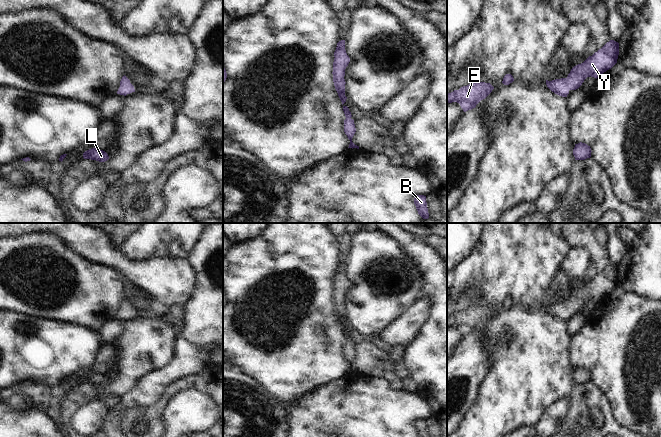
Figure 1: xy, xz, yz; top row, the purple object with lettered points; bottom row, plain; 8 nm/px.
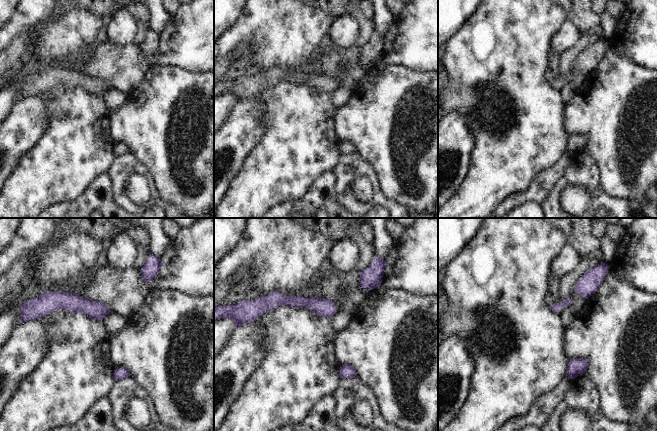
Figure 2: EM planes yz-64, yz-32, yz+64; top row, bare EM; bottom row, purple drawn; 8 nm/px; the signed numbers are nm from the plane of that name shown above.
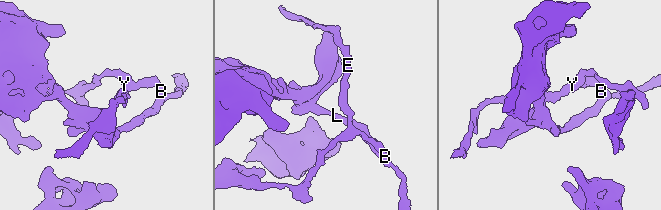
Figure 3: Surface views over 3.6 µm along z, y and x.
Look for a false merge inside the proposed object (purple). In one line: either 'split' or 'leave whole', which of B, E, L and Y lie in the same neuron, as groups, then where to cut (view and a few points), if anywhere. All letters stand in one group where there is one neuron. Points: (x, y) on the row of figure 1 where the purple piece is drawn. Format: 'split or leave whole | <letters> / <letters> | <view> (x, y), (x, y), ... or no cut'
leave whole | B E L Y | no cut

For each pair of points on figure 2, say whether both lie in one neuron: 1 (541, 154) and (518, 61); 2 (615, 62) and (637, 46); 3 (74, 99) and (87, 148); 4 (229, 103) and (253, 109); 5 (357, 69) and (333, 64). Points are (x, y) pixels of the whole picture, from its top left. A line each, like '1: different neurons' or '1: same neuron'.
1: same neuron
2: different neurons
3: same neuron
4: different neurons
5: same neuron

